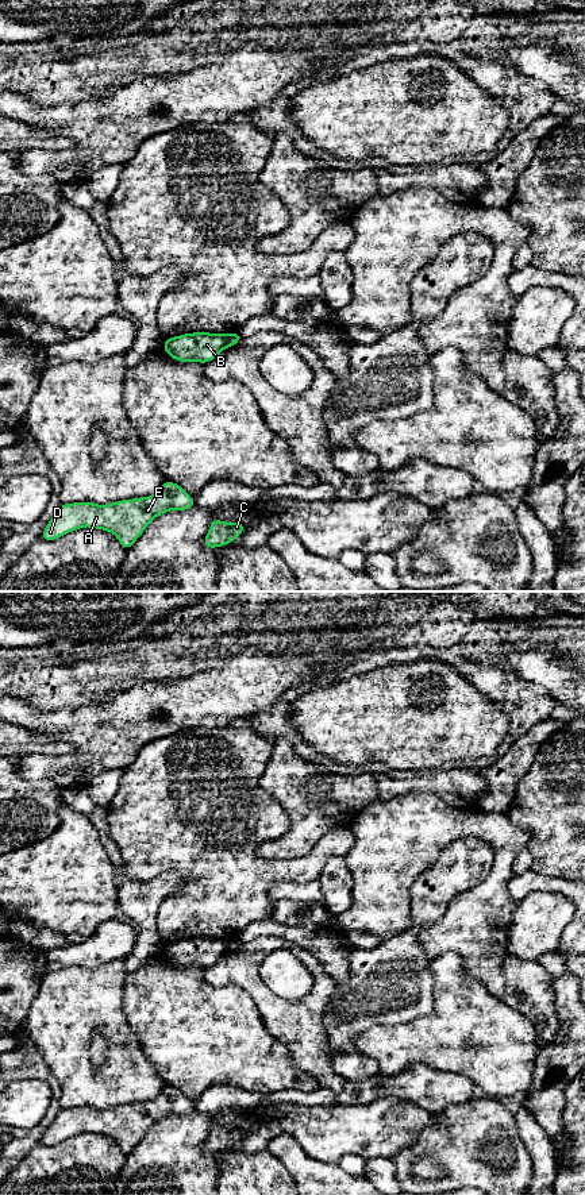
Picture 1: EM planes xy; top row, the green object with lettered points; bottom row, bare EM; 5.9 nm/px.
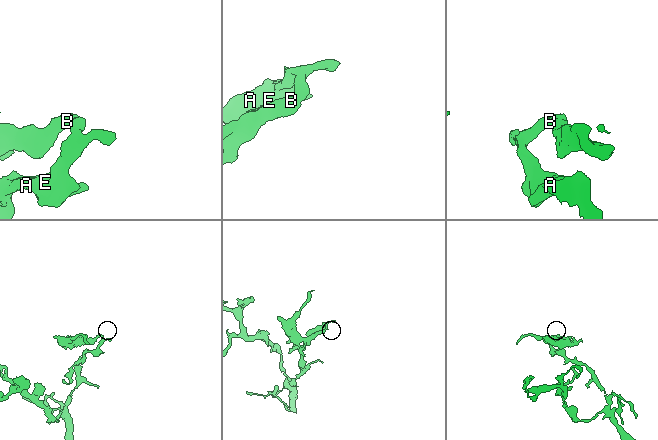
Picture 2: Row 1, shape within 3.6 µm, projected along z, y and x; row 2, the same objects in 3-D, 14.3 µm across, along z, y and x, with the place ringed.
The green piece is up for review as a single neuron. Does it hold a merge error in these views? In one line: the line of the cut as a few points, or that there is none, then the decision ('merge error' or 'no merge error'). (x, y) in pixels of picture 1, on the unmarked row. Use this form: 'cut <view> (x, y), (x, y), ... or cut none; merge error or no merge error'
cut xy (227, 940), (227, 949), (224, 952); merge error

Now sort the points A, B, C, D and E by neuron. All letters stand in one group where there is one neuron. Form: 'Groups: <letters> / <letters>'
Groups: A C D E / B

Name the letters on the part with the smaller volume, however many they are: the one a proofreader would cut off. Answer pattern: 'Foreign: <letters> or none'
Foreign: B

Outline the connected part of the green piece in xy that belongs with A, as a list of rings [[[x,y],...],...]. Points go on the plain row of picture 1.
[[[166,1086],[149,1102],[120,1105],[99,1110],[89,1106],[61,1109],[41,1138],[41,1144],[53,1146],[84,1132],[111,1137],[122,1152],[130,1154],[147,1130],[169,1115],[188,1115],[193,1103],[178,1088]]]

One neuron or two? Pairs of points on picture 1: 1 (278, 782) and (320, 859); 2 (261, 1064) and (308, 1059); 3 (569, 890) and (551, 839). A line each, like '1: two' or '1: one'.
1: two
2: two
3: two

